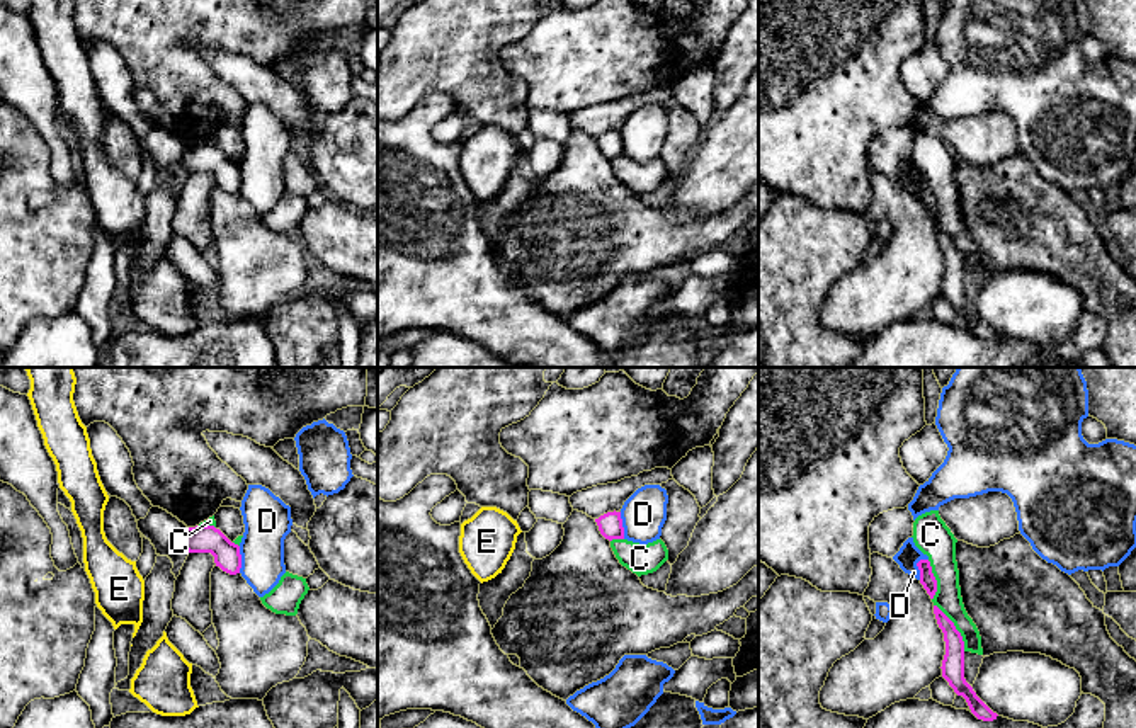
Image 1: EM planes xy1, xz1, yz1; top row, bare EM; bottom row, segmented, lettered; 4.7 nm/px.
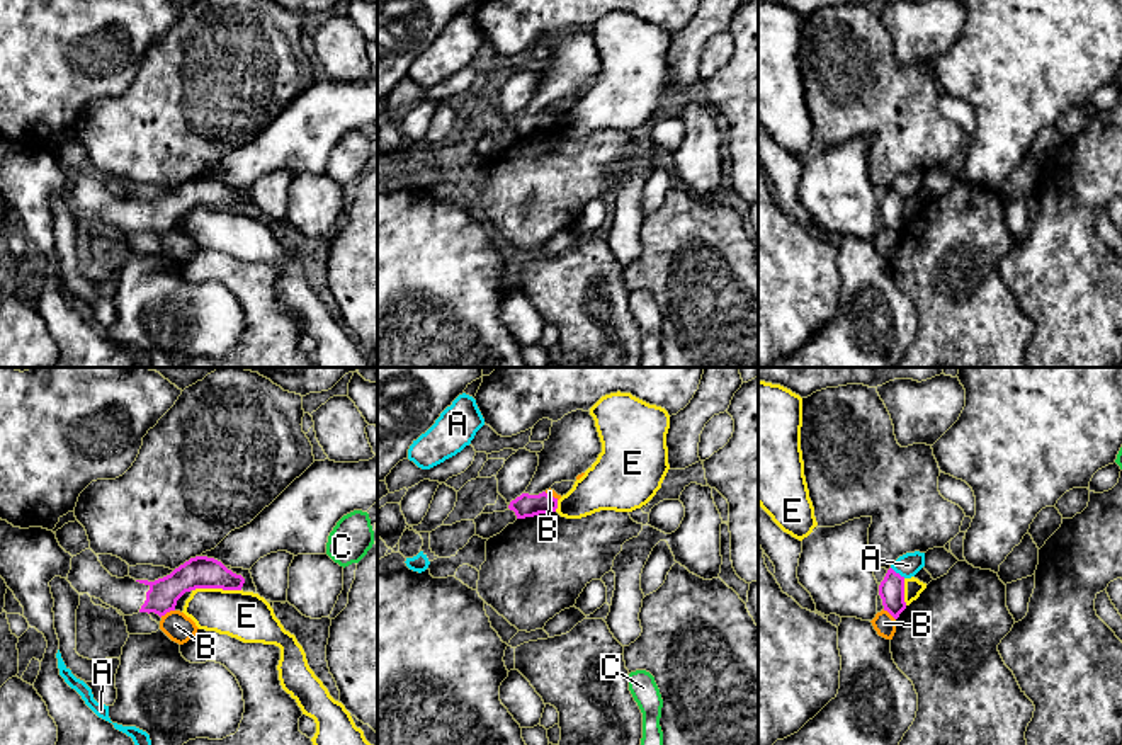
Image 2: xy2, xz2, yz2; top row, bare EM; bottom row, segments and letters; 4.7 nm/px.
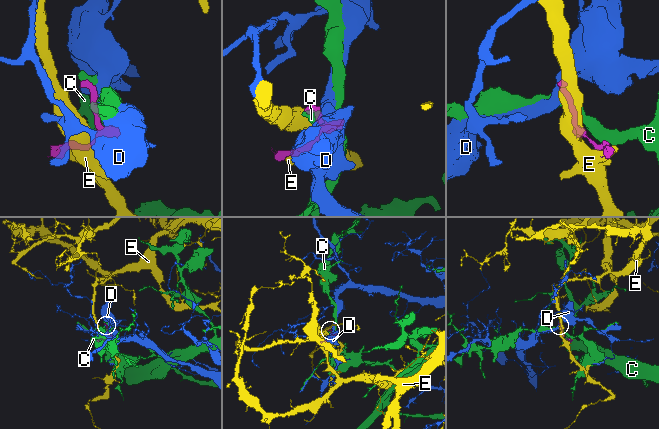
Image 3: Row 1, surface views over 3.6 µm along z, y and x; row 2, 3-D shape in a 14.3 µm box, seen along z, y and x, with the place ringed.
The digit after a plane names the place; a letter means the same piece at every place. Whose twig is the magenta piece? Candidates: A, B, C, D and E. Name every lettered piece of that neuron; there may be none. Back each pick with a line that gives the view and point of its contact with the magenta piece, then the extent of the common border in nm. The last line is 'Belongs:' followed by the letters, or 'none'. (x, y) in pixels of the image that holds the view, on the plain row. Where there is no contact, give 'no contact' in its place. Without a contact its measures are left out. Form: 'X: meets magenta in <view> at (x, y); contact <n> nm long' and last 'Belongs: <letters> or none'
Belongs: none

